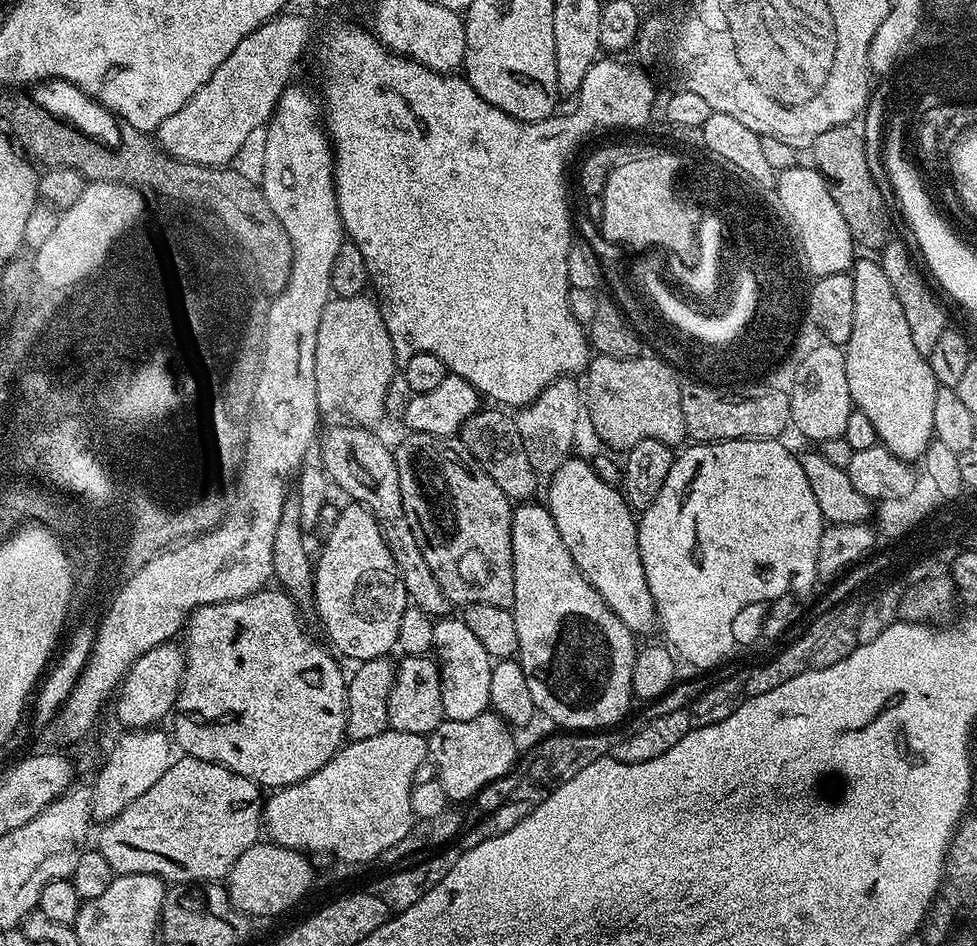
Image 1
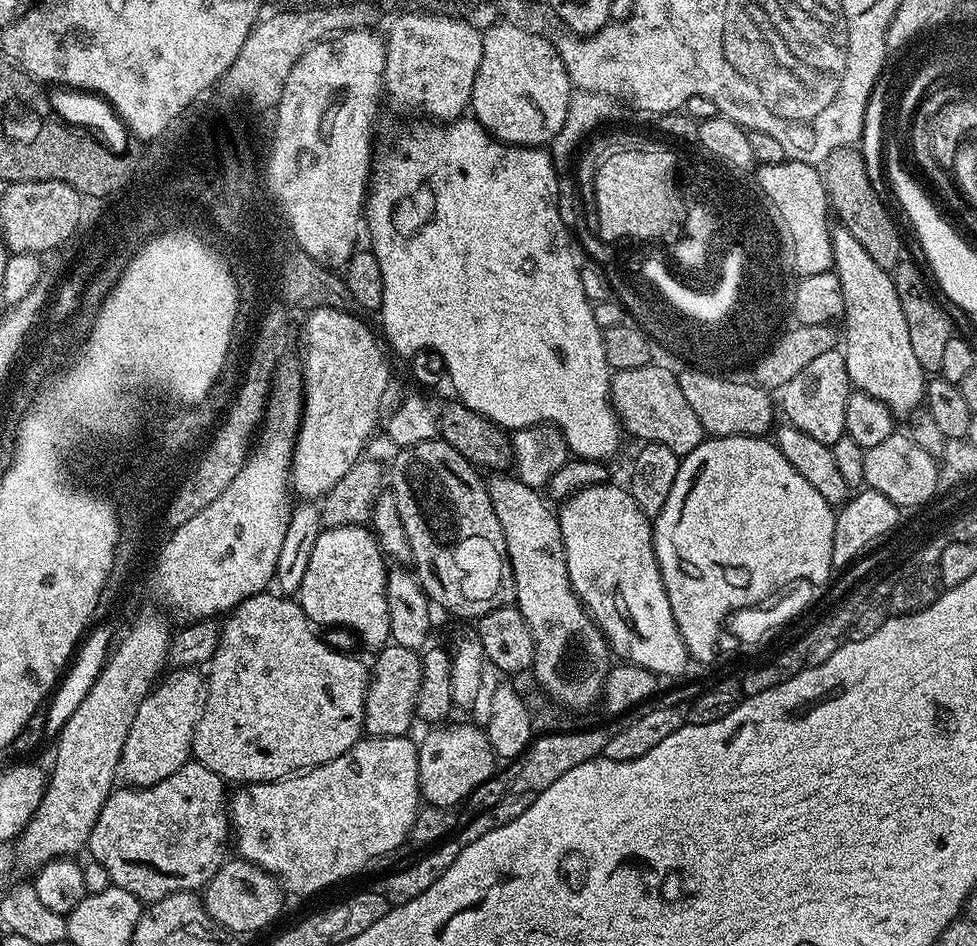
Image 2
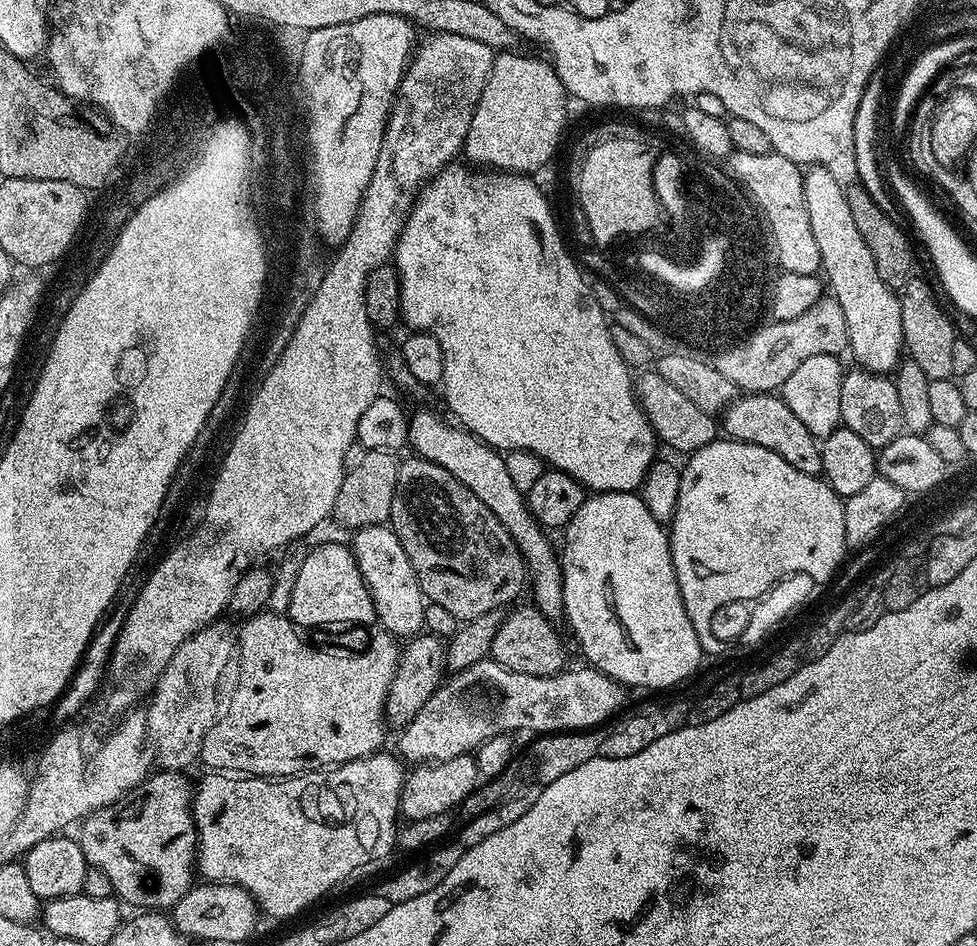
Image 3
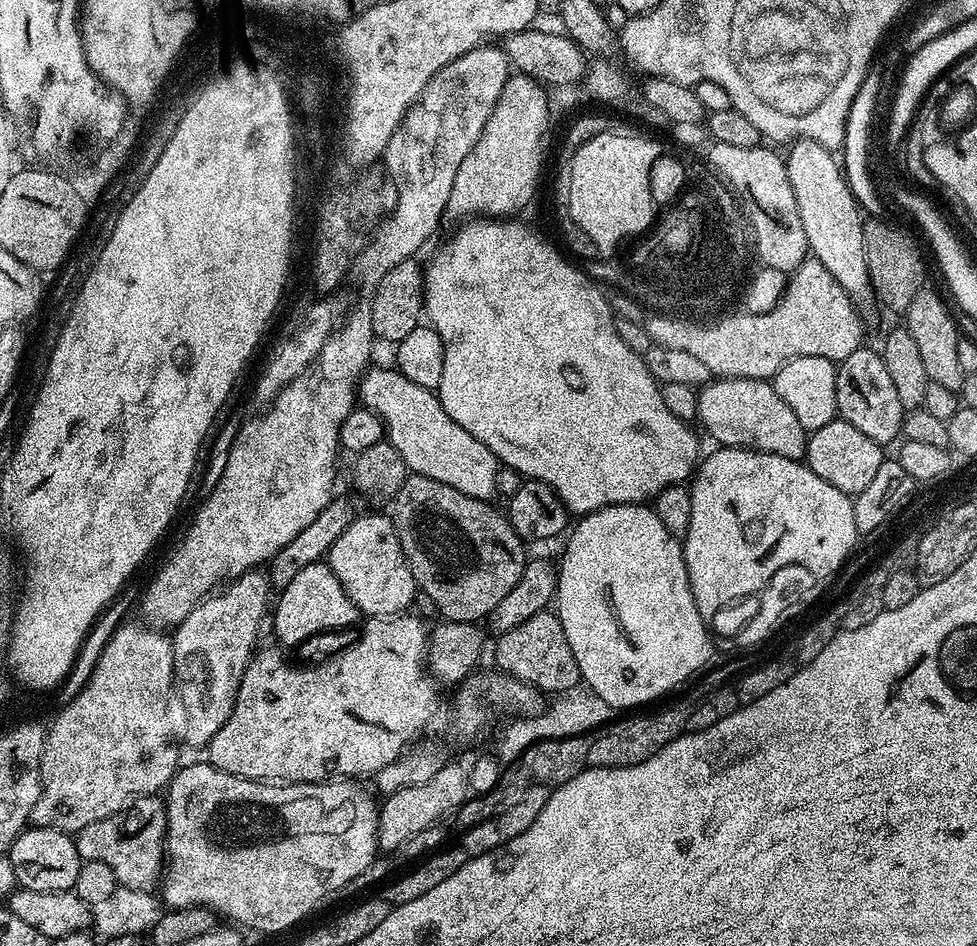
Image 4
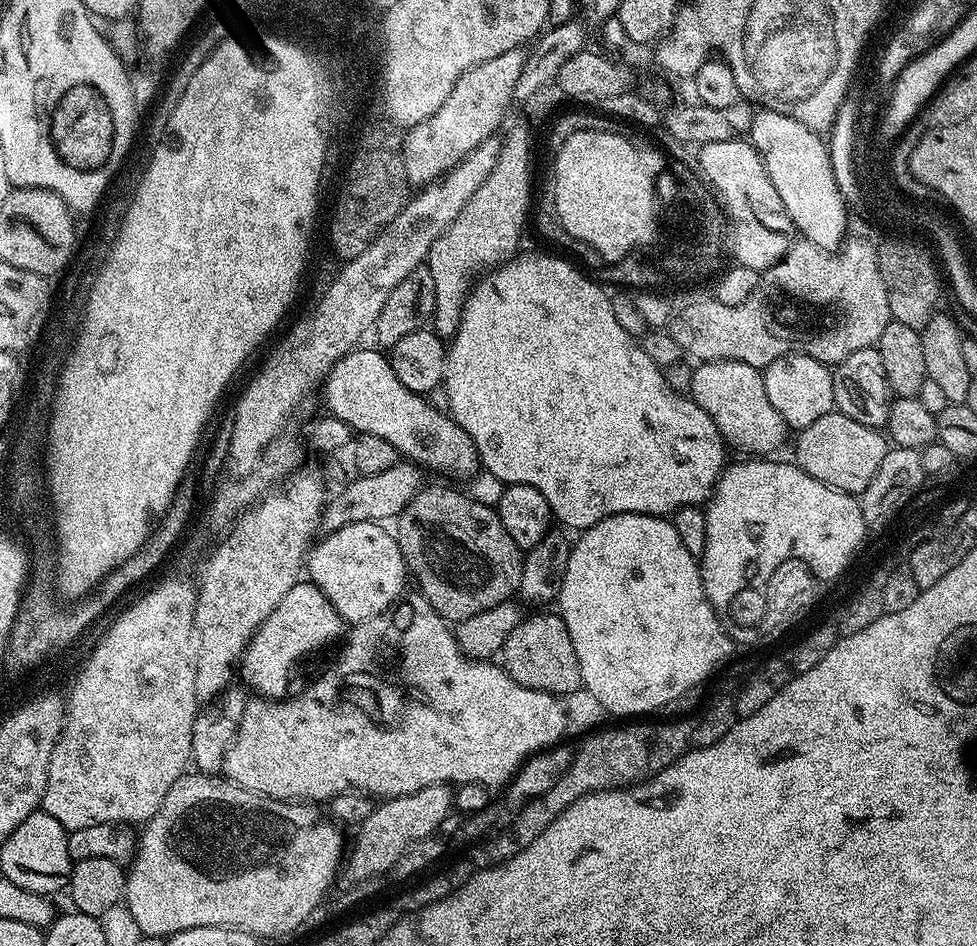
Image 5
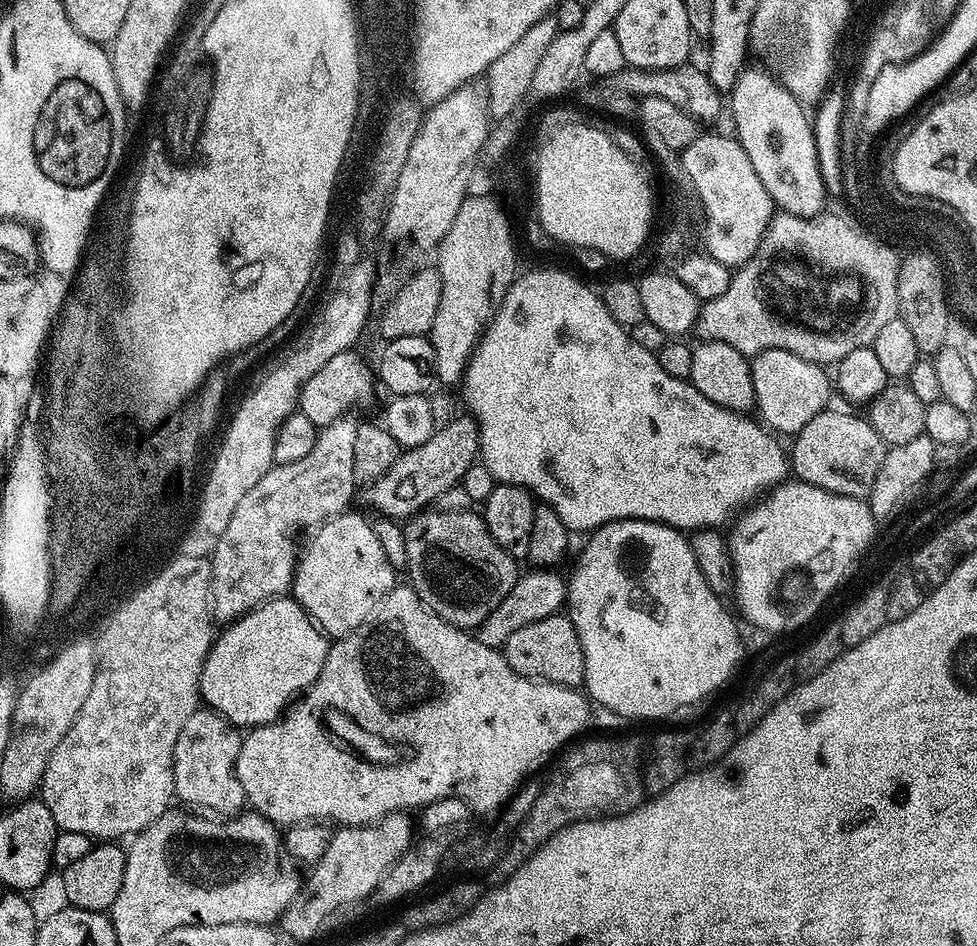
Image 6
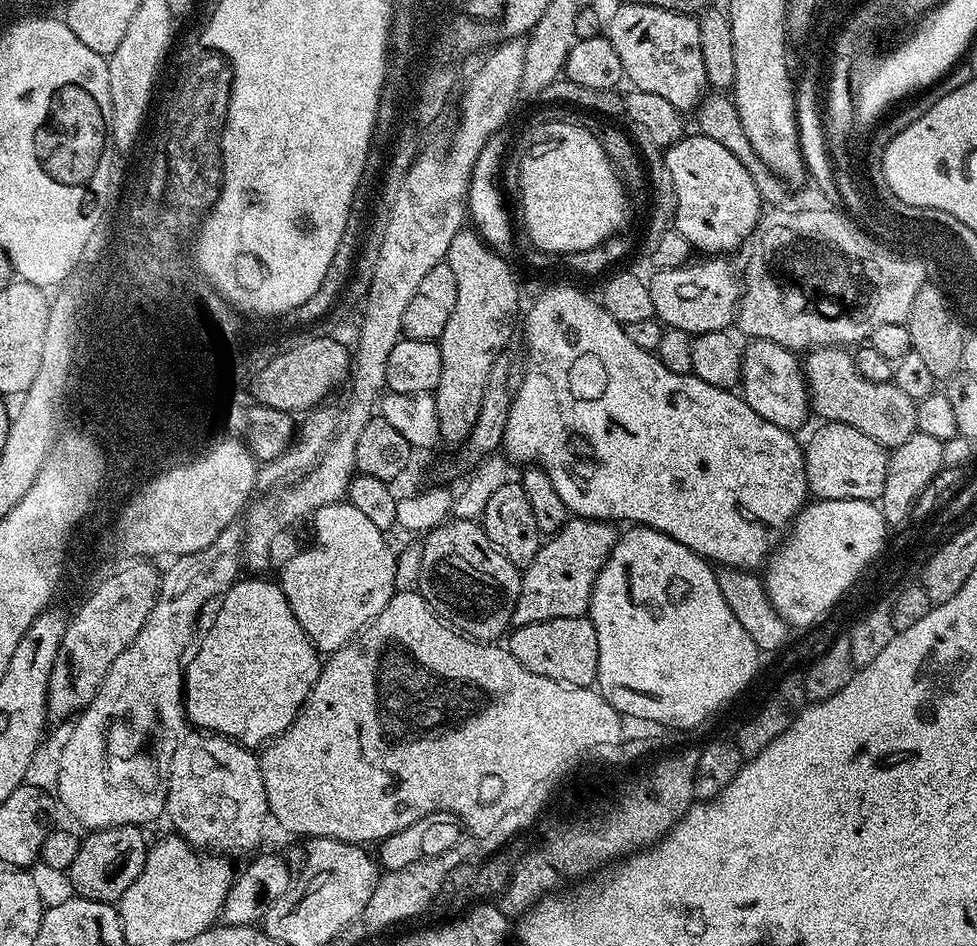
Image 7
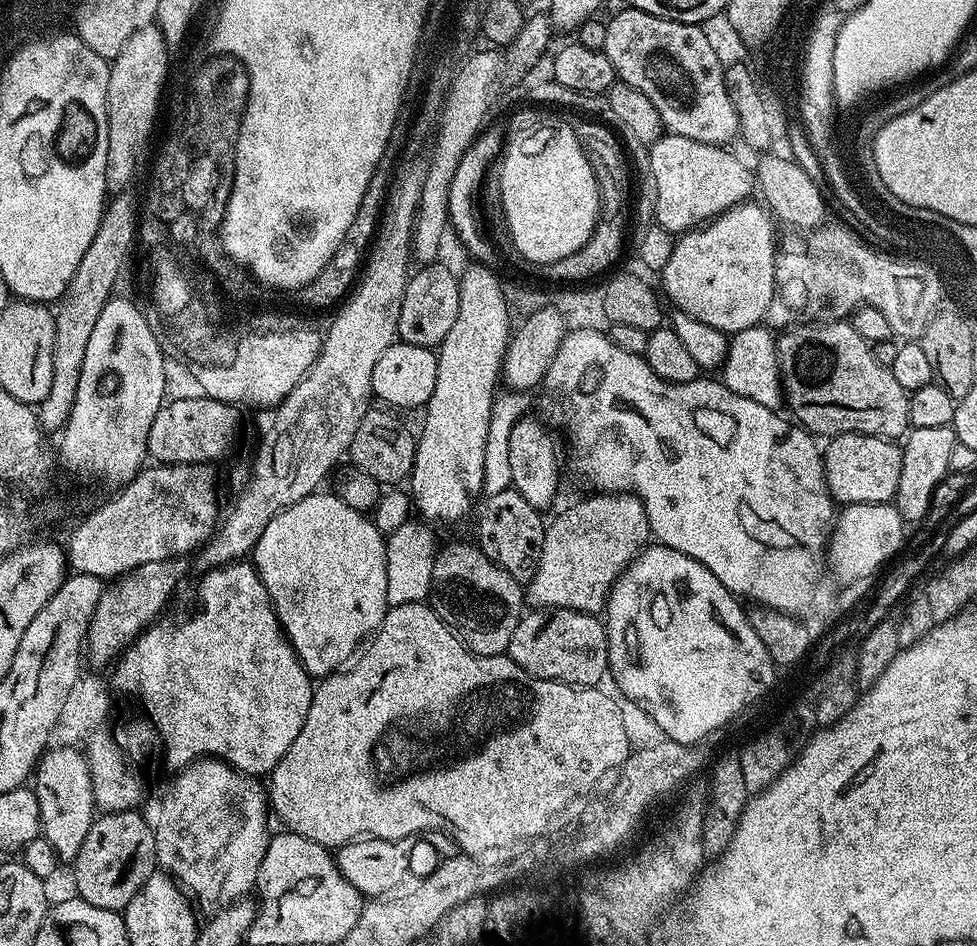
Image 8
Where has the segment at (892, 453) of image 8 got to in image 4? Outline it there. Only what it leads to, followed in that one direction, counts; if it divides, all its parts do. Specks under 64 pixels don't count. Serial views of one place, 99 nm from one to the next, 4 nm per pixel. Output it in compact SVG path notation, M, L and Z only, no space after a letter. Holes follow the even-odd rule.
M839 418L826 422L826 426L811 433L808 438L808 468L814 470L814 474L818 474L822 482L830 482L830 486L853 498L862 490L866 490L866 486L870 486L874 474L878 474L878 466L882 466L884 459L886 452L881 444L874 442L874 438L866 438L862 430Z

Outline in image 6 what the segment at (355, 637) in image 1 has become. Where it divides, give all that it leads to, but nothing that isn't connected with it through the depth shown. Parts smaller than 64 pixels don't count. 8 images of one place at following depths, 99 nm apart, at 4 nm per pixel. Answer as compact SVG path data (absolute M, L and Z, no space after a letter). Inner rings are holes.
M288 594L259 604L253 612L241 616L227 628L221 637L217 637L204 660L200 675L200 700L241 730L280 719L285 709L316 681L323 670L330 647L329 637L300 601Z

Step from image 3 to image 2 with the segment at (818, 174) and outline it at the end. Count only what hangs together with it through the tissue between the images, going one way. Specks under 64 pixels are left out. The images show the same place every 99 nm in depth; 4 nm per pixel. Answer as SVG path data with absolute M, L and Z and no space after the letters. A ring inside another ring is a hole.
M843 226L833 227L832 230L832 267L838 282L842 282L842 325L845 328L844 336L842 332L842 351L851 387L870 394L897 417L903 418L904 415L907 417L915 413L926 400L926 373L918 358L914 358L914 350L910 346L910 329L907 328L906 317L902 314L902 302L898 302L898 290L894 290L891 271L878 266L878 262L874 262L874 258L866 254L858 238L854 238L854 234L850 234L850 230Z

